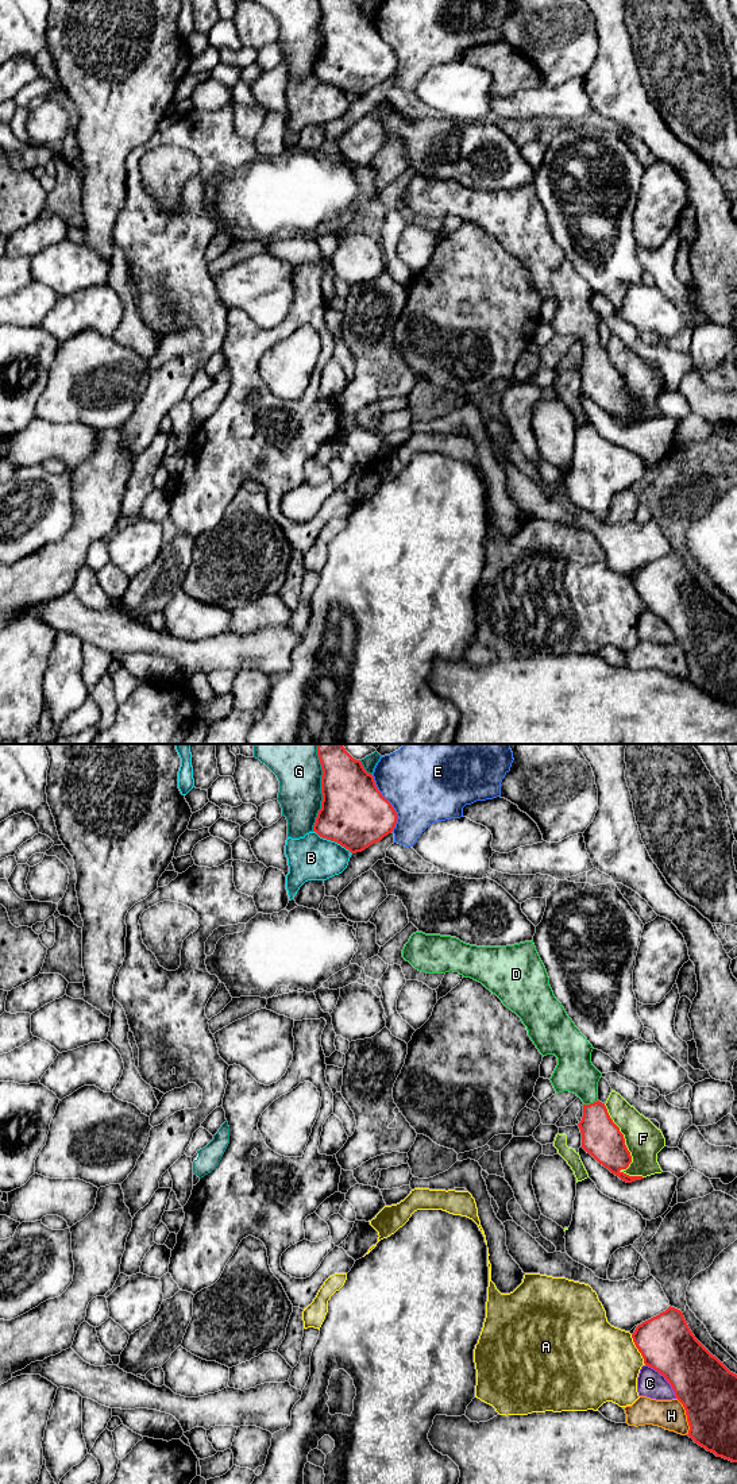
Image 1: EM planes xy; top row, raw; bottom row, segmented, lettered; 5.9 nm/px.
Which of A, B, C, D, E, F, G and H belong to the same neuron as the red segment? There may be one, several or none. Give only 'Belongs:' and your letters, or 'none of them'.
Belongs: D

